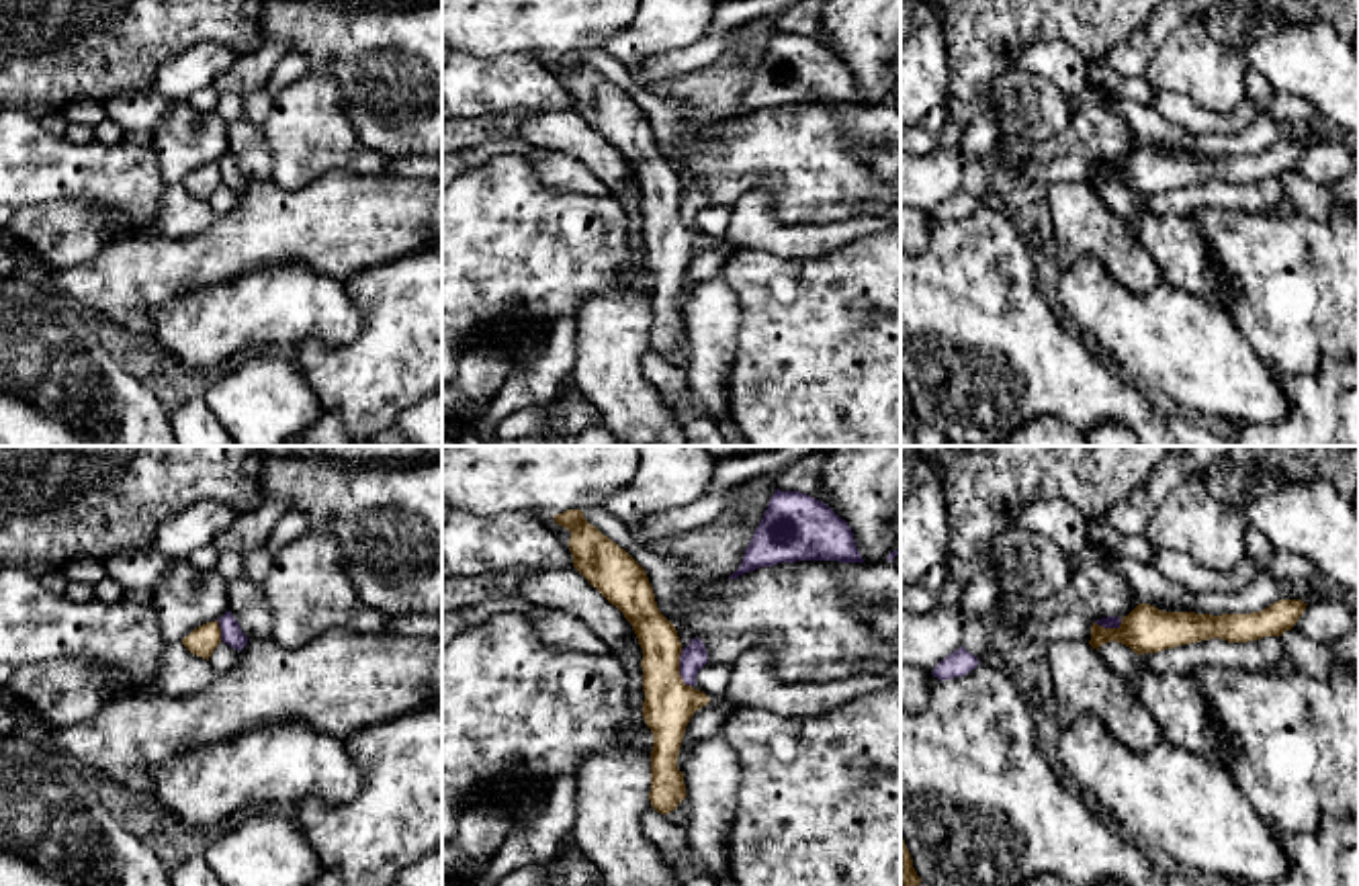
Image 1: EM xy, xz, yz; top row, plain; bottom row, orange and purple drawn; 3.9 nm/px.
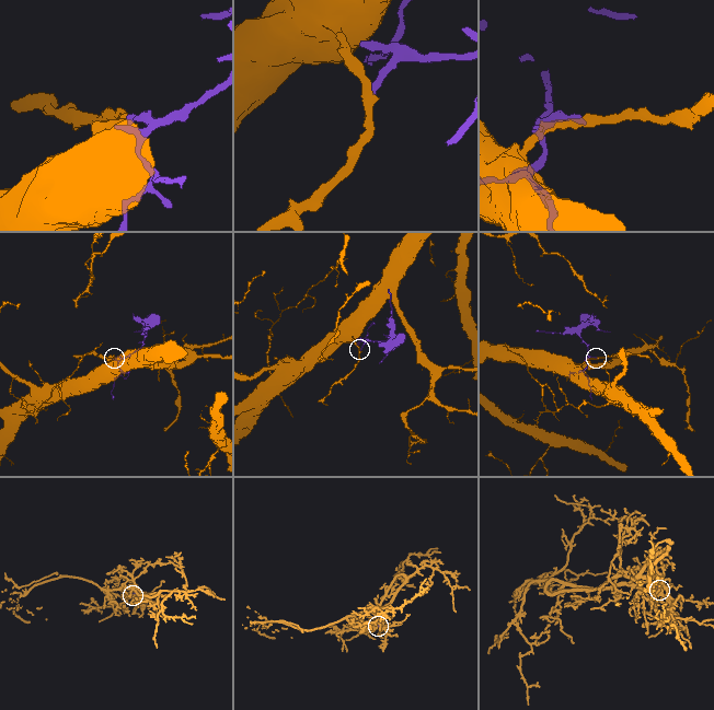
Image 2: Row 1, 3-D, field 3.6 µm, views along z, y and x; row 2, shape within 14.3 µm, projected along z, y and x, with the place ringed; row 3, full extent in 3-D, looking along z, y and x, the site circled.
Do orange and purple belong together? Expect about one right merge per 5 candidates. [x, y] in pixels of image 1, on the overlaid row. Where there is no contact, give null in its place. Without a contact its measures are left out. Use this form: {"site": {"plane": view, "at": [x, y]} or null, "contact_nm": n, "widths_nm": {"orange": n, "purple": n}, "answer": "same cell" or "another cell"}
{"site": {"plane": "xz", "at": [678, 670]}, "contact_nm": 160, "widths_nm": {"orange": 200, "purple": 100}, "answer": "another cell"}

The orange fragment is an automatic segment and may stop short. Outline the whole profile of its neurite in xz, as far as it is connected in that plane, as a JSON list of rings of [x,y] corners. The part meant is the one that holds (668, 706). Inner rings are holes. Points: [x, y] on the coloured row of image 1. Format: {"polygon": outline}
{"polygon": [[[581,510],[553,518],[571,532],[573,567],[624,614],[643,649],[643,718],[653,733],[649,800],[657,812],[669,814],[688,796],[677,767],[686,726],[710,698],[684,683],[677,630],[659,612],[645,569],[591,526]]]}

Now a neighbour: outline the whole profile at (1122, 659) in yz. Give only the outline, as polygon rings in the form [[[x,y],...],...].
[[[1105,643],[1099,647],[1103,661],[1126,681],[1134,681],[1142,669],[1140,657],[1122,643]]]

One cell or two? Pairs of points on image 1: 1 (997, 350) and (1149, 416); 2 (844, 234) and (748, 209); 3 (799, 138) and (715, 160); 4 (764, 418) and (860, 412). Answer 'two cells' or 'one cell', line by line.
1: one cell
2: one cell
3: one cell
4: one cell

